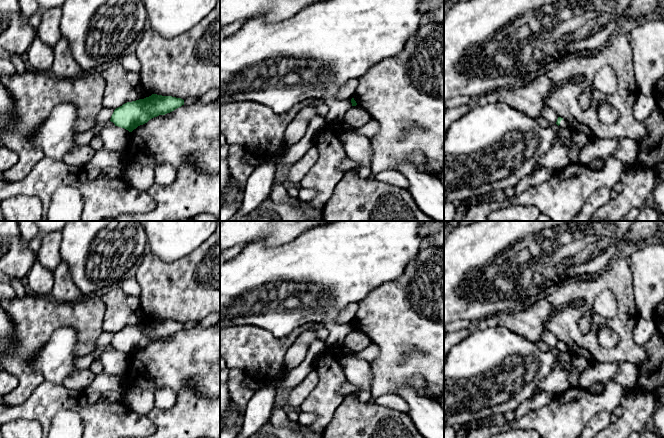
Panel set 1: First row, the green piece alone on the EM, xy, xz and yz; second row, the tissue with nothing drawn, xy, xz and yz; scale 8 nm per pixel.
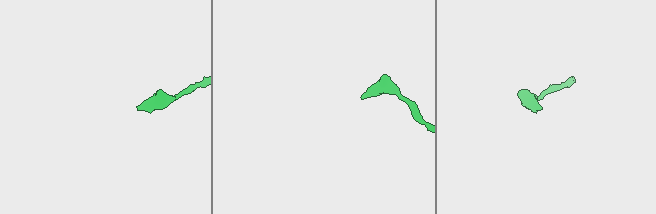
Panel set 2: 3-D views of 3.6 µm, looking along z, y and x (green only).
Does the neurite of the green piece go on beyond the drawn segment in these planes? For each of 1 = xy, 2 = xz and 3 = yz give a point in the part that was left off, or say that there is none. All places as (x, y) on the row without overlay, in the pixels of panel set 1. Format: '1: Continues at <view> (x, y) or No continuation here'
1: No continuation here
2: No continuation here
3: Continues at yz (563, 348)

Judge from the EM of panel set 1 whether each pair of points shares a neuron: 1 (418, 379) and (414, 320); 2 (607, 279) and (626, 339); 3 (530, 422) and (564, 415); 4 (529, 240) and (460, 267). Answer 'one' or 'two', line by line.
1: two
2: one
3: one
4: one

